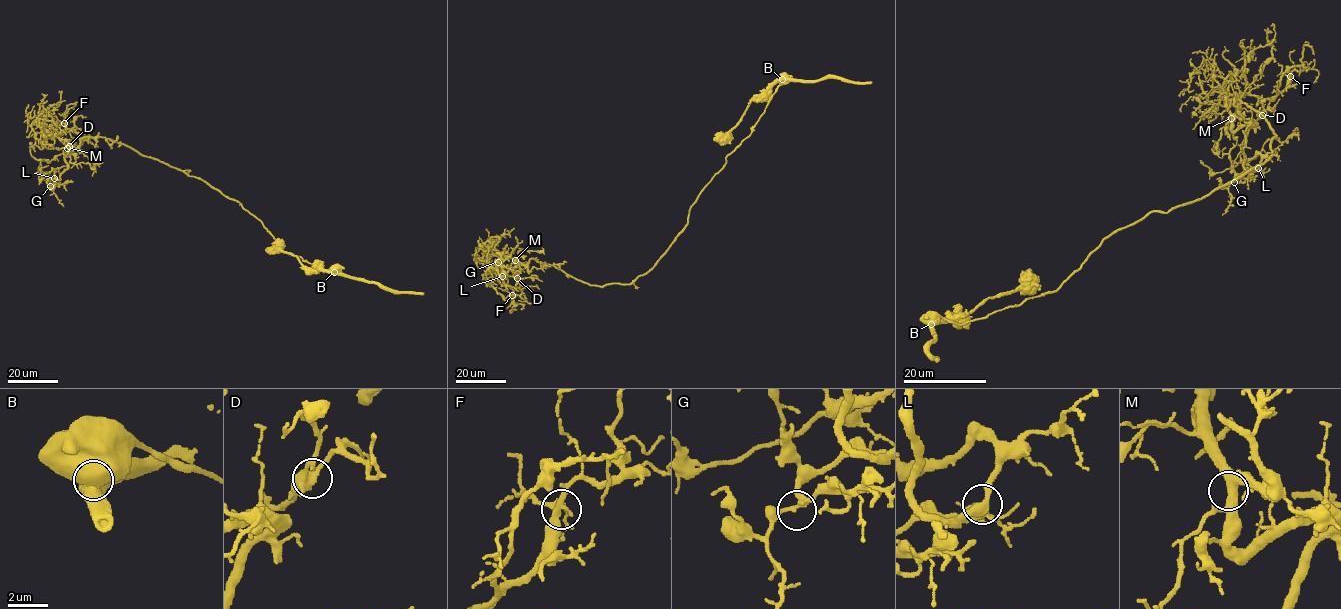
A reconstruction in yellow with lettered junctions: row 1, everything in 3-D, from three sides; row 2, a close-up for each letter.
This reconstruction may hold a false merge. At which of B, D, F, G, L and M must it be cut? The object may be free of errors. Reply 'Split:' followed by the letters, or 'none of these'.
Split: B

